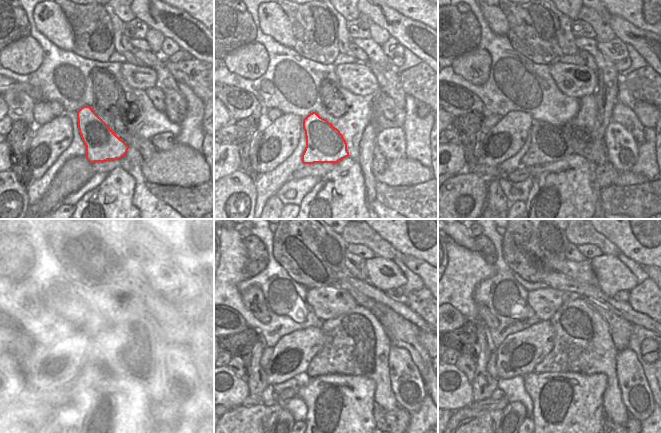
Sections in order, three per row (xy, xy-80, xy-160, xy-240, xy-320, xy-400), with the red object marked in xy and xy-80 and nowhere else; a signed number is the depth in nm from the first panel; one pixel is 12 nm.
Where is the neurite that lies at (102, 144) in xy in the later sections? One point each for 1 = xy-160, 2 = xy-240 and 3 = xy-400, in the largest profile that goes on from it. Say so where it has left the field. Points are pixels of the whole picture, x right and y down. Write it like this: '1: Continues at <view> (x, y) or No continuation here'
1: Continues at xy-160 (548, 145)
2: Continues at xy-240 (93, 373)
3: Continues at xy-400 (485, 405)

